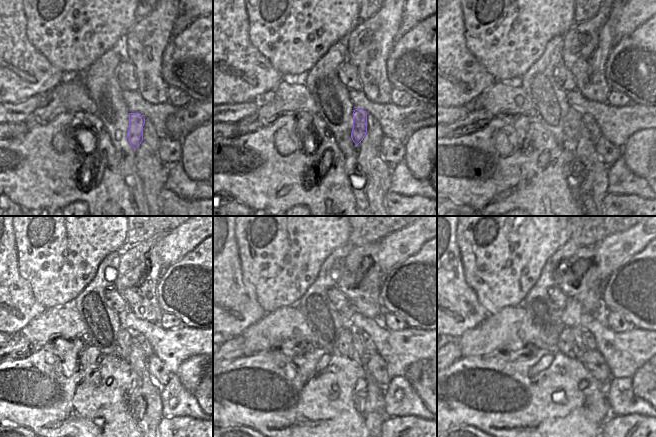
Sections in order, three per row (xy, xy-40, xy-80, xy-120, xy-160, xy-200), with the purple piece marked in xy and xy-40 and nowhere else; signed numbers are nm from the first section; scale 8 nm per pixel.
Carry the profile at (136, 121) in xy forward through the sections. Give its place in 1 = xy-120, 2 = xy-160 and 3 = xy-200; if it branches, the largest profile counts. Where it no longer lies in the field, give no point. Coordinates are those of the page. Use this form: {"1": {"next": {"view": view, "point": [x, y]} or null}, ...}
{"1": {"next": {"view": "xy-120", "point": [124, 337]}}, "2": {"next": {"view": "xy-160", "point": [343, 345]}}, "3": {"next": {"view": "xy-200", "point": [565, 341]}}}

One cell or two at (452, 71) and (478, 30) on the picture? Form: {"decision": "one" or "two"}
{"decision": "two"}

